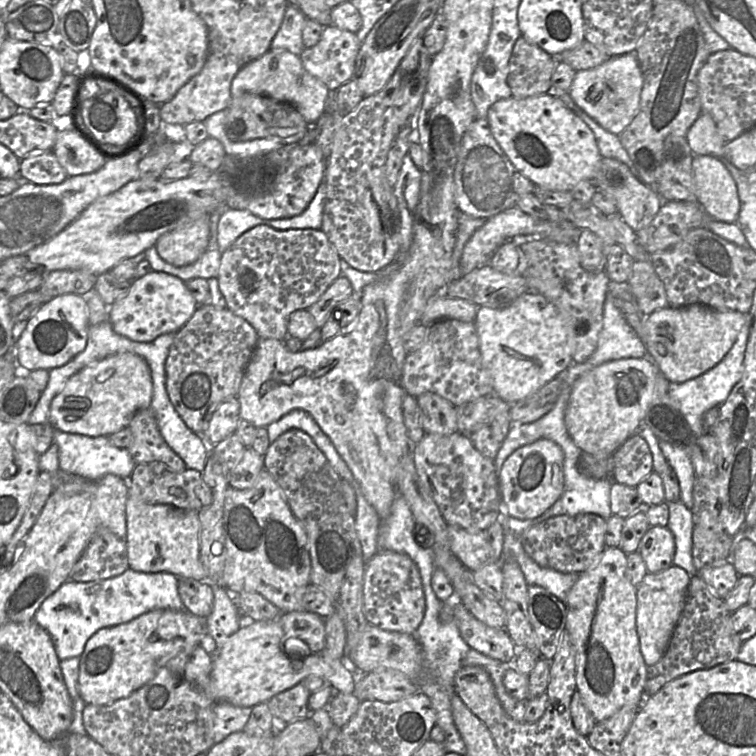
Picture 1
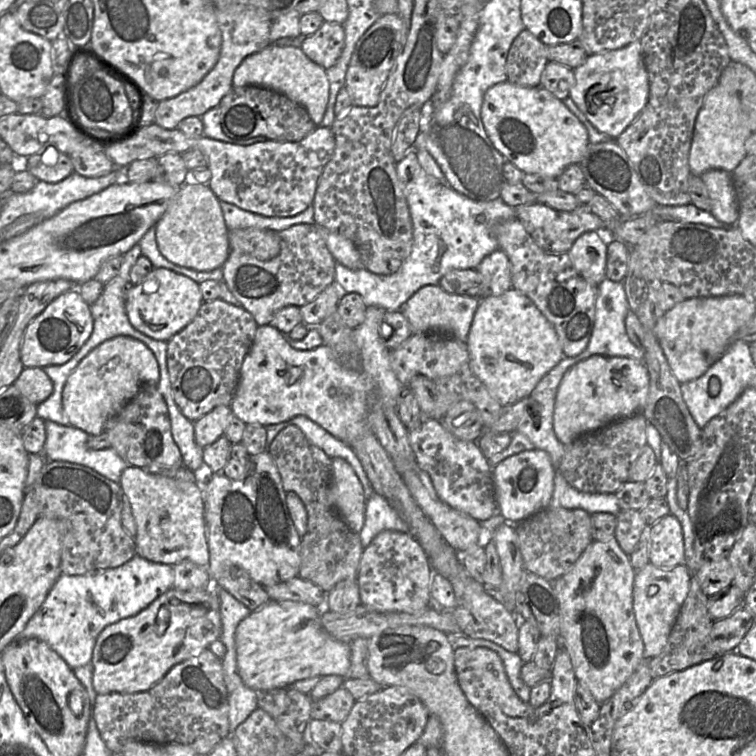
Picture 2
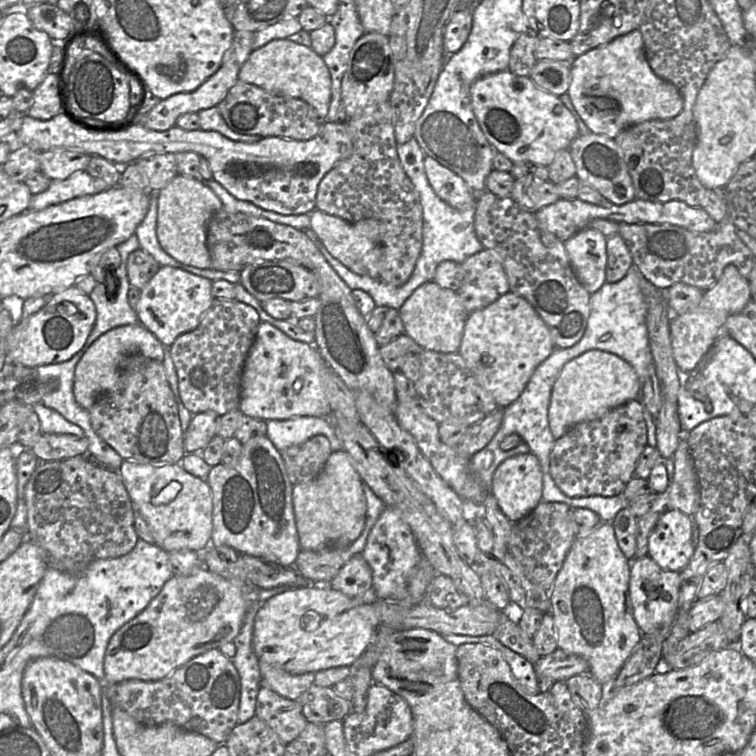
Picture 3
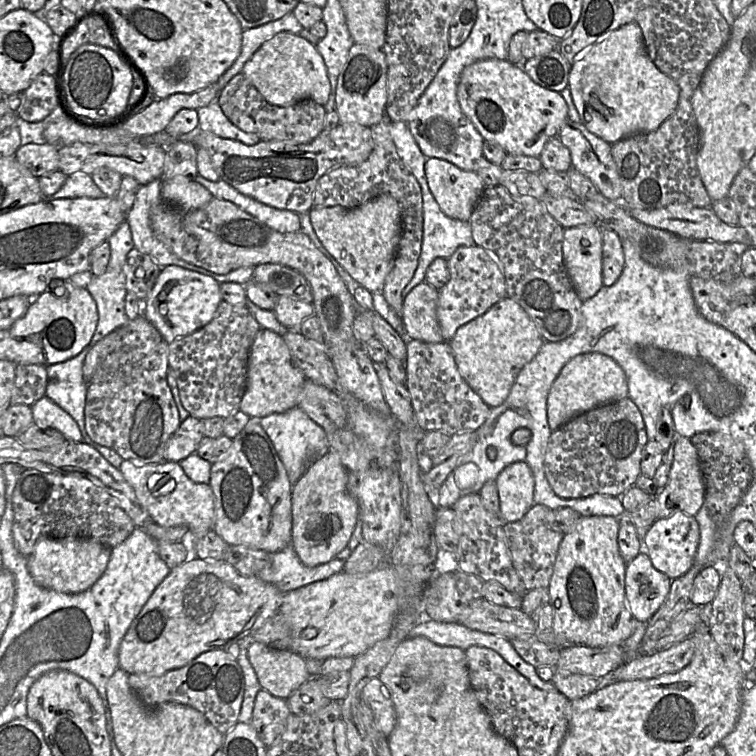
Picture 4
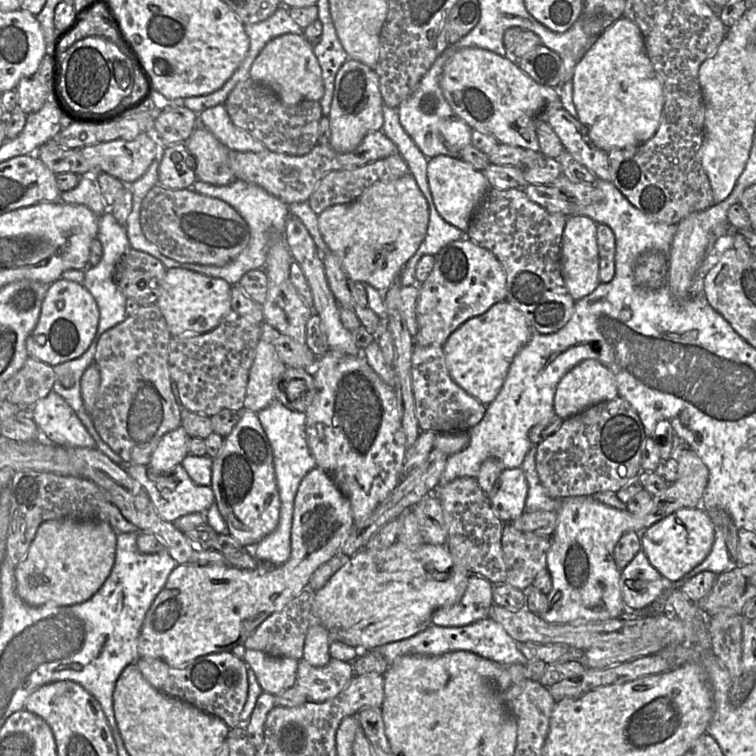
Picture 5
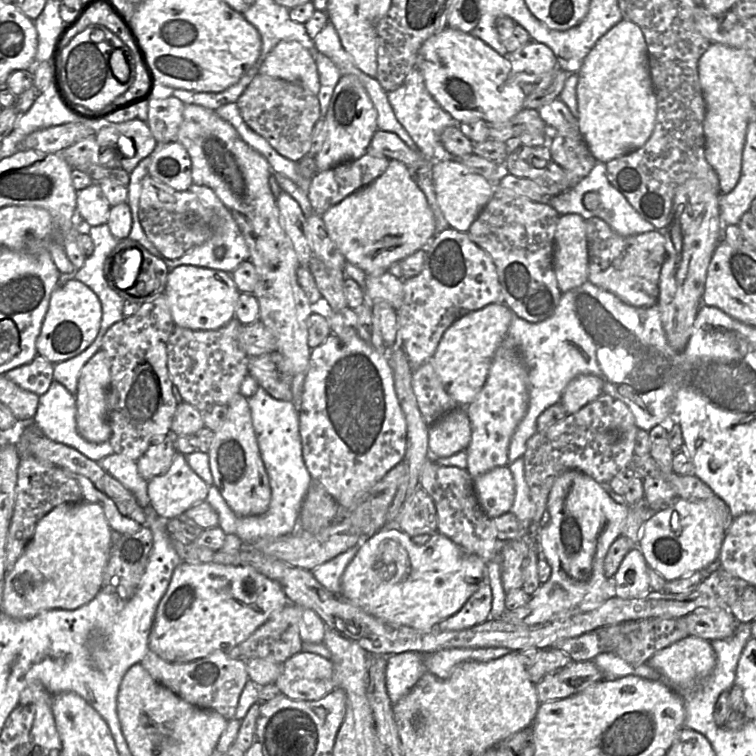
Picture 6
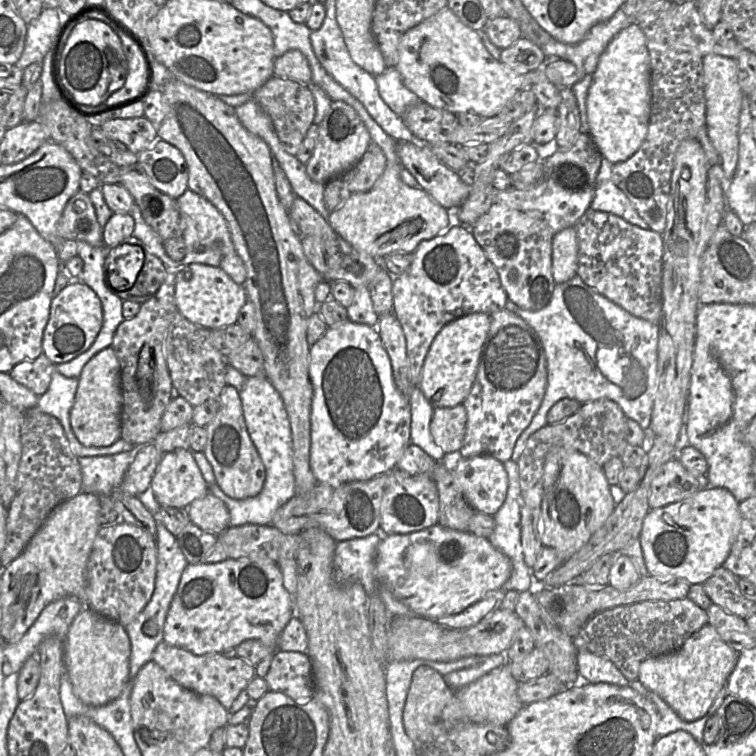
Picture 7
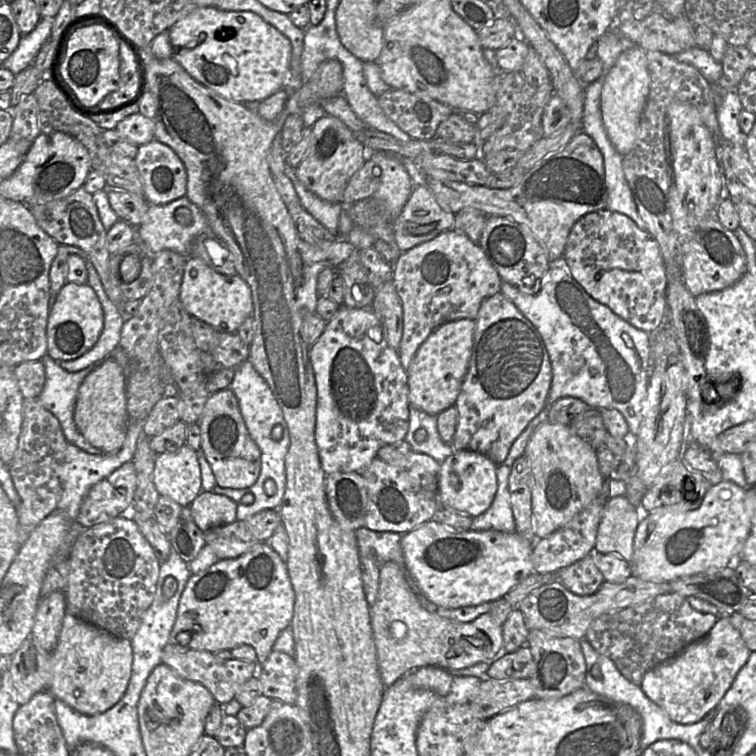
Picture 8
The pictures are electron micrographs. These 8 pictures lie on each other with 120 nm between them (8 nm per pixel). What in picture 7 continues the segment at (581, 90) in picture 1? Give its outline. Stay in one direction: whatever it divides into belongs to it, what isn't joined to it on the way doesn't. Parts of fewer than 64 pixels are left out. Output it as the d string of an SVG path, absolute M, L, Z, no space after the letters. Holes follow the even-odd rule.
M633 22L610 41L592 74L586 100L589 135L601 156L612 164L632 157L646 138L652 101L649 59L645 34Z

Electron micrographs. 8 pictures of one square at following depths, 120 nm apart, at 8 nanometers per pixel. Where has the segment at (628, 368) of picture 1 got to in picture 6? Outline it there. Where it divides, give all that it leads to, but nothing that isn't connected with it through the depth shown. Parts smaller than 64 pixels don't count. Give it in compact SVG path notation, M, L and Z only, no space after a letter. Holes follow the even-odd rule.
M591 374L573 378L565 387L560 403L567 415L579 411L603 394L602 380Z

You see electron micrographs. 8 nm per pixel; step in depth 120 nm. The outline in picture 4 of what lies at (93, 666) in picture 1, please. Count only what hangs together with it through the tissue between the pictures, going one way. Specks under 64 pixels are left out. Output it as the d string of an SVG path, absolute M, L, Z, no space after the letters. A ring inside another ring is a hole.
M198 557L186 560L170 571L132 622L119 647L119 668L128 674L161 676L184 667L202 653L227 650L233 643L253 636L276 615L284 594L259 577L240 574L226 561L206 561Z

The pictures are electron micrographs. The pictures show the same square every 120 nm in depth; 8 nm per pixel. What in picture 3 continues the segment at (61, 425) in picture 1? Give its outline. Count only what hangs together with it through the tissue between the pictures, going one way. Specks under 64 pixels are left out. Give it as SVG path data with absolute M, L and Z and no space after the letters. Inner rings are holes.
M141 323L118 326L105 332L89 346L76 366L73 383L76 402L89 410L101 395L116 387L120 377L120 362L126 355L141 354L162 363L163 347L153 333Z

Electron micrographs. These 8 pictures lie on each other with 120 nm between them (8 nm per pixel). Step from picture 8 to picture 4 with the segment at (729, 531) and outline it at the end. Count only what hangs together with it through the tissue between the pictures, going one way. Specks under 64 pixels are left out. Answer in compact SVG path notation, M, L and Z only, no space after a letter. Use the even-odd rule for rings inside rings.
M678 511L666 518L658 518L648 529L642 542L653 566L671 580L684 575L693 565L700 542L700 529L695 516Z

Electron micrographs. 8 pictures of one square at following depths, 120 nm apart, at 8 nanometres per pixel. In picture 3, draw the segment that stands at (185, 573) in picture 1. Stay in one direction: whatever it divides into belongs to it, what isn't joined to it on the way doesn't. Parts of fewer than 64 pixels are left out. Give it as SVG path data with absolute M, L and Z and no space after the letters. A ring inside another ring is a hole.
M123 460L118 473L135 512L147 522L154 544L168 553L199 551L210 544L213 529L212 493L205 480L186 472L180 464L143 464Z

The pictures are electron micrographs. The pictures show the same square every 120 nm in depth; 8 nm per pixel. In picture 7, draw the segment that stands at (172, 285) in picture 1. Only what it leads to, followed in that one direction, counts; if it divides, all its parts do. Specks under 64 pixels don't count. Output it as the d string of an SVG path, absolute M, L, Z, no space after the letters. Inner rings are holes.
M191 263L175 273L177 311L203 328L217 329L236 323L239 310L247 300L244 286L234 282L219 266Z

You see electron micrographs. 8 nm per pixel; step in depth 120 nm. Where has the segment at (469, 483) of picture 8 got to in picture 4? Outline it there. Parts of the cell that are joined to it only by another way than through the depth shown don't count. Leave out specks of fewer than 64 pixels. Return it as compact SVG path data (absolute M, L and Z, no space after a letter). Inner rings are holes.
M526 461L505 467L495 479L495 484L503 521L516 522L533 506L535 481Z

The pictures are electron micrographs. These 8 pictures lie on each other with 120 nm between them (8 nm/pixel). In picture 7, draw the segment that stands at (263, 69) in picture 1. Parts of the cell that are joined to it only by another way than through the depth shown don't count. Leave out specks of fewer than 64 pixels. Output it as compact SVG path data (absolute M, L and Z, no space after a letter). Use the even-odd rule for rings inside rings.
M290 49L274 59L273 75L291 79L305 85L312 83L312 72L309 62L298 49Z

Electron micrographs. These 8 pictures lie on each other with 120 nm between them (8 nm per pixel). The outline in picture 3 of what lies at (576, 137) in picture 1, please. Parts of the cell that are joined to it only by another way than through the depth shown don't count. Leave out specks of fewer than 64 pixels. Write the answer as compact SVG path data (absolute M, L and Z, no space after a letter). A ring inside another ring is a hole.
M508 69L485 75L475 80L470 94L473 112L485 137L495 150L513 162L531 162L548 166L557 151L568 149L571 142L580 134L575 117L560 97L539 88L529 76L517 76Z

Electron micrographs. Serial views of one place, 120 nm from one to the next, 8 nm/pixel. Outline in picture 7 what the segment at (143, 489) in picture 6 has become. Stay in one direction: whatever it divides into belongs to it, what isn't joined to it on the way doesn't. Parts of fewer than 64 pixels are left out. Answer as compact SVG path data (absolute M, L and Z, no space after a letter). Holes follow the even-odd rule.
M141 447L113 455L79 457L81 492L106 495L119 490L125 472Z

